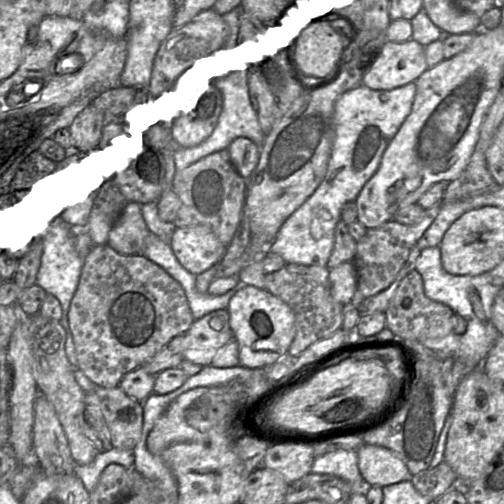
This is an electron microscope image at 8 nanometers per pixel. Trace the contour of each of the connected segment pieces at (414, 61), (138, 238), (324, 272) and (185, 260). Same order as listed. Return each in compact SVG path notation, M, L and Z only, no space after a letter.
M412 38L403 42L386 40L367 67L361 83L373 90L392 90L410 81L416 81L428 68L424 47Z
M128 202L109 232L108 245L124 255L142 255L145 239L150 233L141 214L141 204Z
M286 263L278 271L265 275L265 289L288 304L295 314L296 334L287 351L291 356L300 355L311 344L342 327L344 305L331 295L327 266Z
M202 224L176 228L169 245L179 263L194 275L220 263L227 250L211 228Z

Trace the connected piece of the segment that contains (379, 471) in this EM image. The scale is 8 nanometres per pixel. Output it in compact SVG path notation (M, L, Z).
M362 444L358 450L358 468L366 486L384 487L401 481L411 481L405 463L391 450Z

